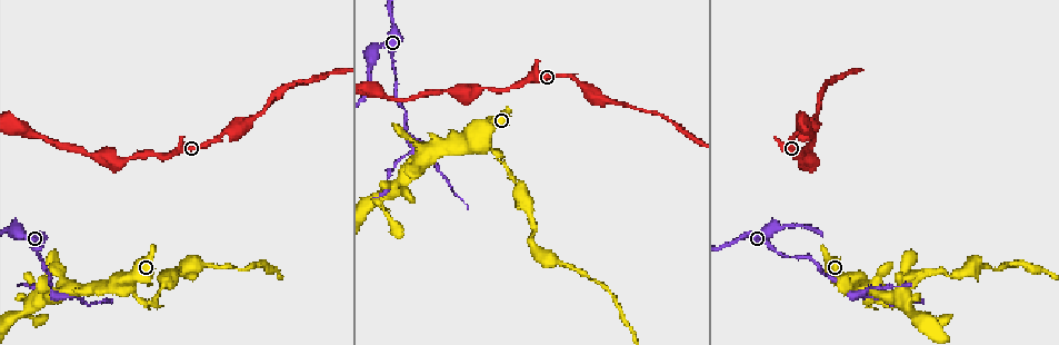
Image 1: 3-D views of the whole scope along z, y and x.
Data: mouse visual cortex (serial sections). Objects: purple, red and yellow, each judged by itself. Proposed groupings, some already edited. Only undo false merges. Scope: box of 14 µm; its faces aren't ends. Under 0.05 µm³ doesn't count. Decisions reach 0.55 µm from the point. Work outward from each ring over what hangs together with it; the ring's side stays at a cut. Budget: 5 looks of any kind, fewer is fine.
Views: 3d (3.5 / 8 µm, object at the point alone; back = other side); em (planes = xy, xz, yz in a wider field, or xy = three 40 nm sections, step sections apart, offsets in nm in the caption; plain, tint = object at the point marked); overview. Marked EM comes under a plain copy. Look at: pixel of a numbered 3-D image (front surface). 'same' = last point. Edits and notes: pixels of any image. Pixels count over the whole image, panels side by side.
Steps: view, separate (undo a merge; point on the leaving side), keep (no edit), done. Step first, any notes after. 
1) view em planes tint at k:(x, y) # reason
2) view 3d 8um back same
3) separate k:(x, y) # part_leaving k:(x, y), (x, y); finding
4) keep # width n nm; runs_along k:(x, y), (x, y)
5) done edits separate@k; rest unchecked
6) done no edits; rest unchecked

view 3d 3.5um at 1:(856, 296) # three-way junction

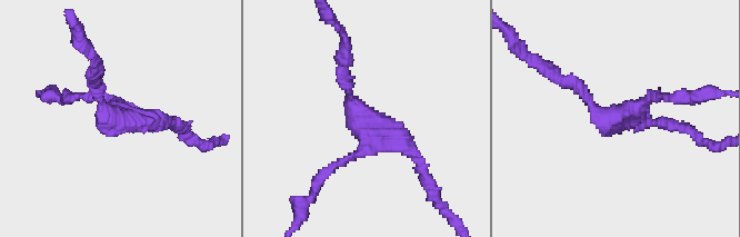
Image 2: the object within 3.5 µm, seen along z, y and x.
view em xy step 2 tint at 2:(619, 117) # arms 3; arm_widths 150, 200, 200 nm

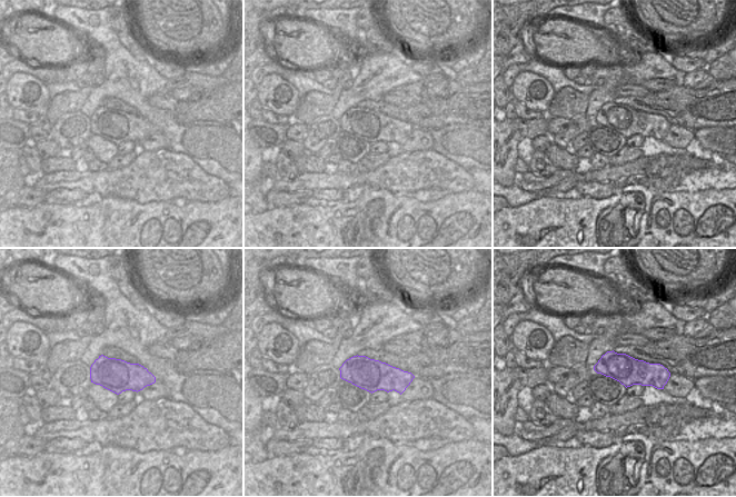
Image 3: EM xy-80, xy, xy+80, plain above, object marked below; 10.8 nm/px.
keep # width 340 nm; runs_along 2:(342, 69), (357, 111), (424, 171); one cell here

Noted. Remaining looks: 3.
view 3d 3.5um at 1:(500, 159) # narrows sharply

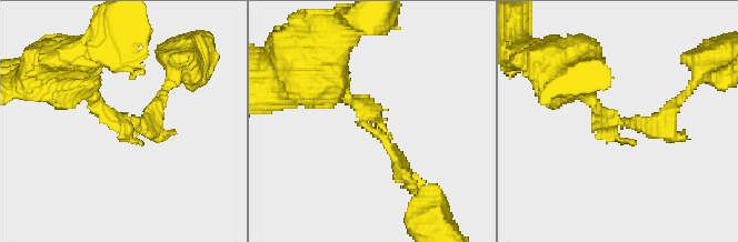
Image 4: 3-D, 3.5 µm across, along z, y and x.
view em xy step 1 tint at 4:(625, 122) # need the tissue

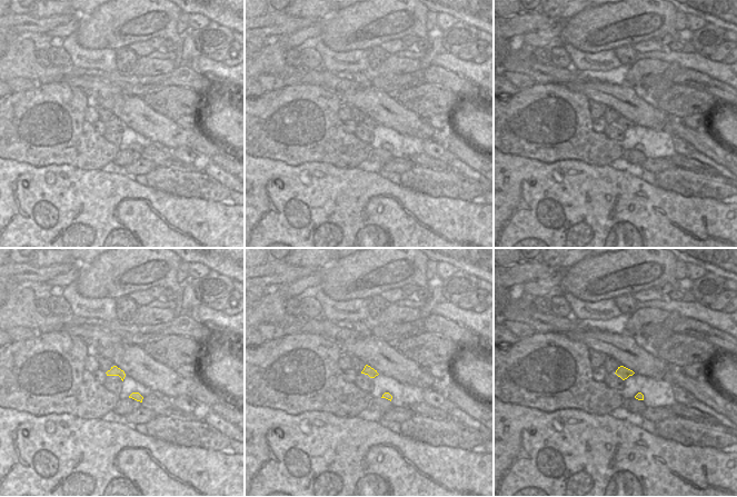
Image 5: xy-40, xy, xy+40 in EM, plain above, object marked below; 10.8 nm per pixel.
separate 4:(654, 123) # arm_widths 200, 250 nm; part_leaving 4:(630, 123), (656, 130), (695, 82); two cells meet here

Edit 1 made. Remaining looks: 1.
done edits separate@4; rest unchecked

